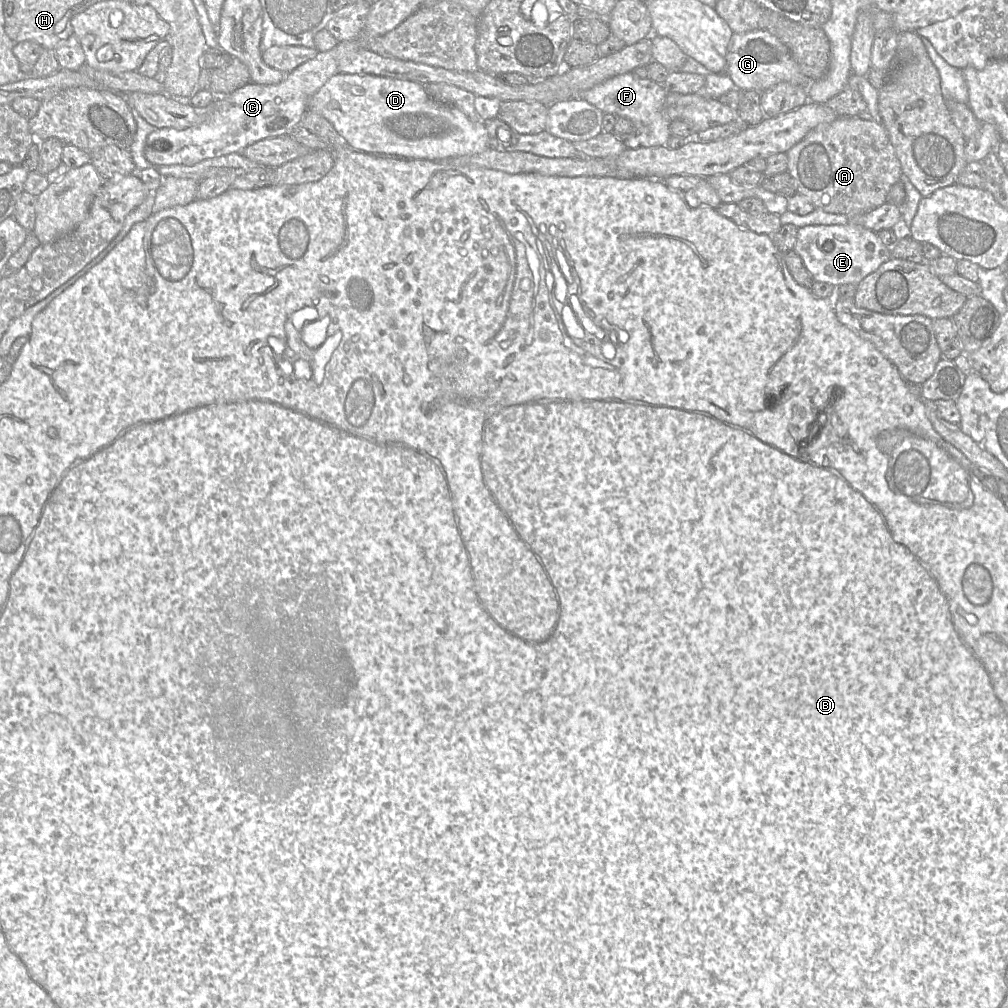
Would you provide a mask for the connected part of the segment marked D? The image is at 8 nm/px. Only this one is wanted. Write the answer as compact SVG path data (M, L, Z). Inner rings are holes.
M337 73L308 101L307 111L321 115L355 150L408 159L448 160L478 154L489 146L486 123L471 121L454 106L440 103L420 83L367 74Z

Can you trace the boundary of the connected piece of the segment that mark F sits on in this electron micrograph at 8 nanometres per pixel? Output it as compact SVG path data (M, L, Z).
M633 72L611 77L589 90L579 98L596 106L604 114L627 118L633 124L633 132L624 140L626 149L639 147L664 146L671 136L671 121L663 115L663 107L668 92L663 85L646 78L642 79Z

